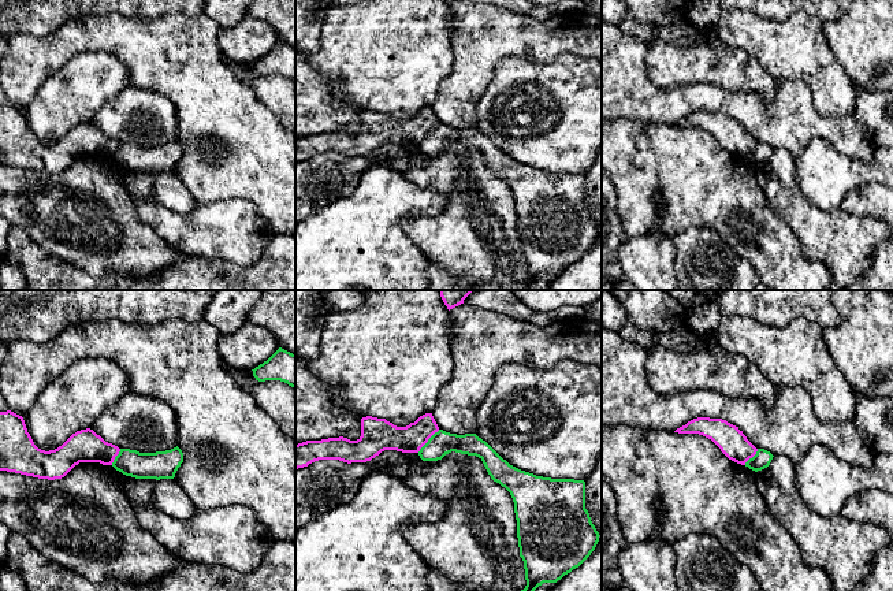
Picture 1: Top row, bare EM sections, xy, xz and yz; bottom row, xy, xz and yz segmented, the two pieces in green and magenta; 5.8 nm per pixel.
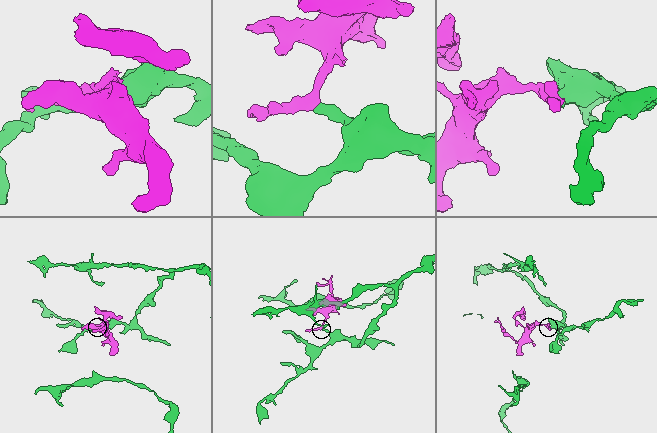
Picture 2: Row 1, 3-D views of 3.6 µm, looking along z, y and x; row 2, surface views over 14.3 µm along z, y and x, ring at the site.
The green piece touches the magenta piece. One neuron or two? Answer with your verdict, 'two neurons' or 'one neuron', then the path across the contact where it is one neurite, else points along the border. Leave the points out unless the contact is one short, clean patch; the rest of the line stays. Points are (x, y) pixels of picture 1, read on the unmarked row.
two neurons; border along xz (439, 123), (417, 145)

